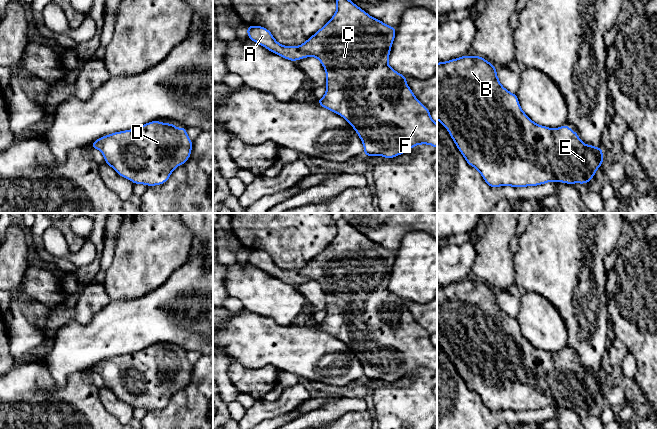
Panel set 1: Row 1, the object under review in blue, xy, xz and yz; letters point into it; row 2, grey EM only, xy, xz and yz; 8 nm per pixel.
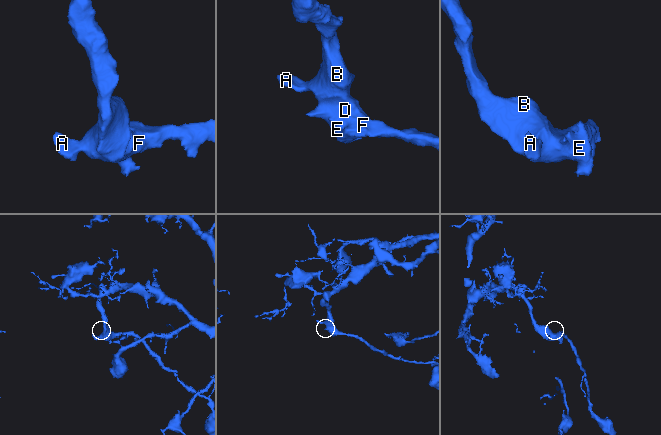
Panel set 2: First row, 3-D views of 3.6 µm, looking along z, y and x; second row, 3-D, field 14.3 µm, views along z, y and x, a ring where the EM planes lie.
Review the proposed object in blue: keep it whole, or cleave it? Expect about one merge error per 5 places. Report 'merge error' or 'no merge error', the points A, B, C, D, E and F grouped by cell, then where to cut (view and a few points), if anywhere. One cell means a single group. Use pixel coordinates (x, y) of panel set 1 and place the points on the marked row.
no merge error | A B C D E F | no cut

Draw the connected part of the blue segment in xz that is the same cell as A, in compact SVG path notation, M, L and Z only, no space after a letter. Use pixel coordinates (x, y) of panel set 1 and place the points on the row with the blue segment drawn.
M336 0L336 3L337 9L331 20L300 46L280 45L271 32L262 26L248 26L248 38L290 61L295 62L309 56L320 60L326 71L327 90L324 97L317 99L317 102L350 123L361 138L365 156L380 155L391 159L420 144L437 148L437 124L431 119L430 111L414 96L406 83L407 77L388 65L396 28L371 17L350 0Z

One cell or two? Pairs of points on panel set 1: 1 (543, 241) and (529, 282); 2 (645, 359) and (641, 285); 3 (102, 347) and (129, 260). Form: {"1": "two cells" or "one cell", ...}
{"1": "one cell", "2": "one cell", "3": "two cells"}

